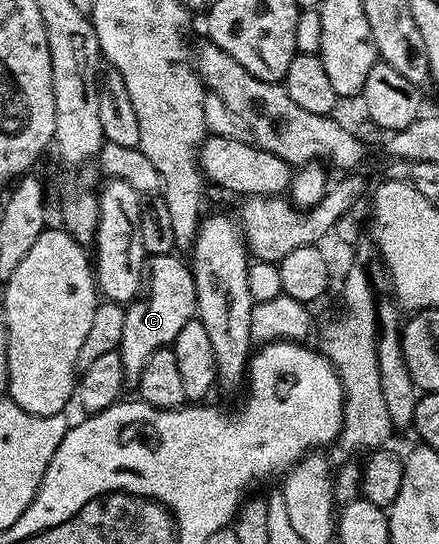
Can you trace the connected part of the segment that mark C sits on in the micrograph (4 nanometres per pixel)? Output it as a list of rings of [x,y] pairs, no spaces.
[[[170,254],[149,256],[145,261],[147,287],[143,294],[126,307],[123,318],[123,338],[119,351],[126,385],[135,386],[151,354],[160,348],[170,347],[179,330],[183,330],[183,326],[187,326],[187,322],[198,315],[193,269],[180,259],[184,260],[180,255]]]

